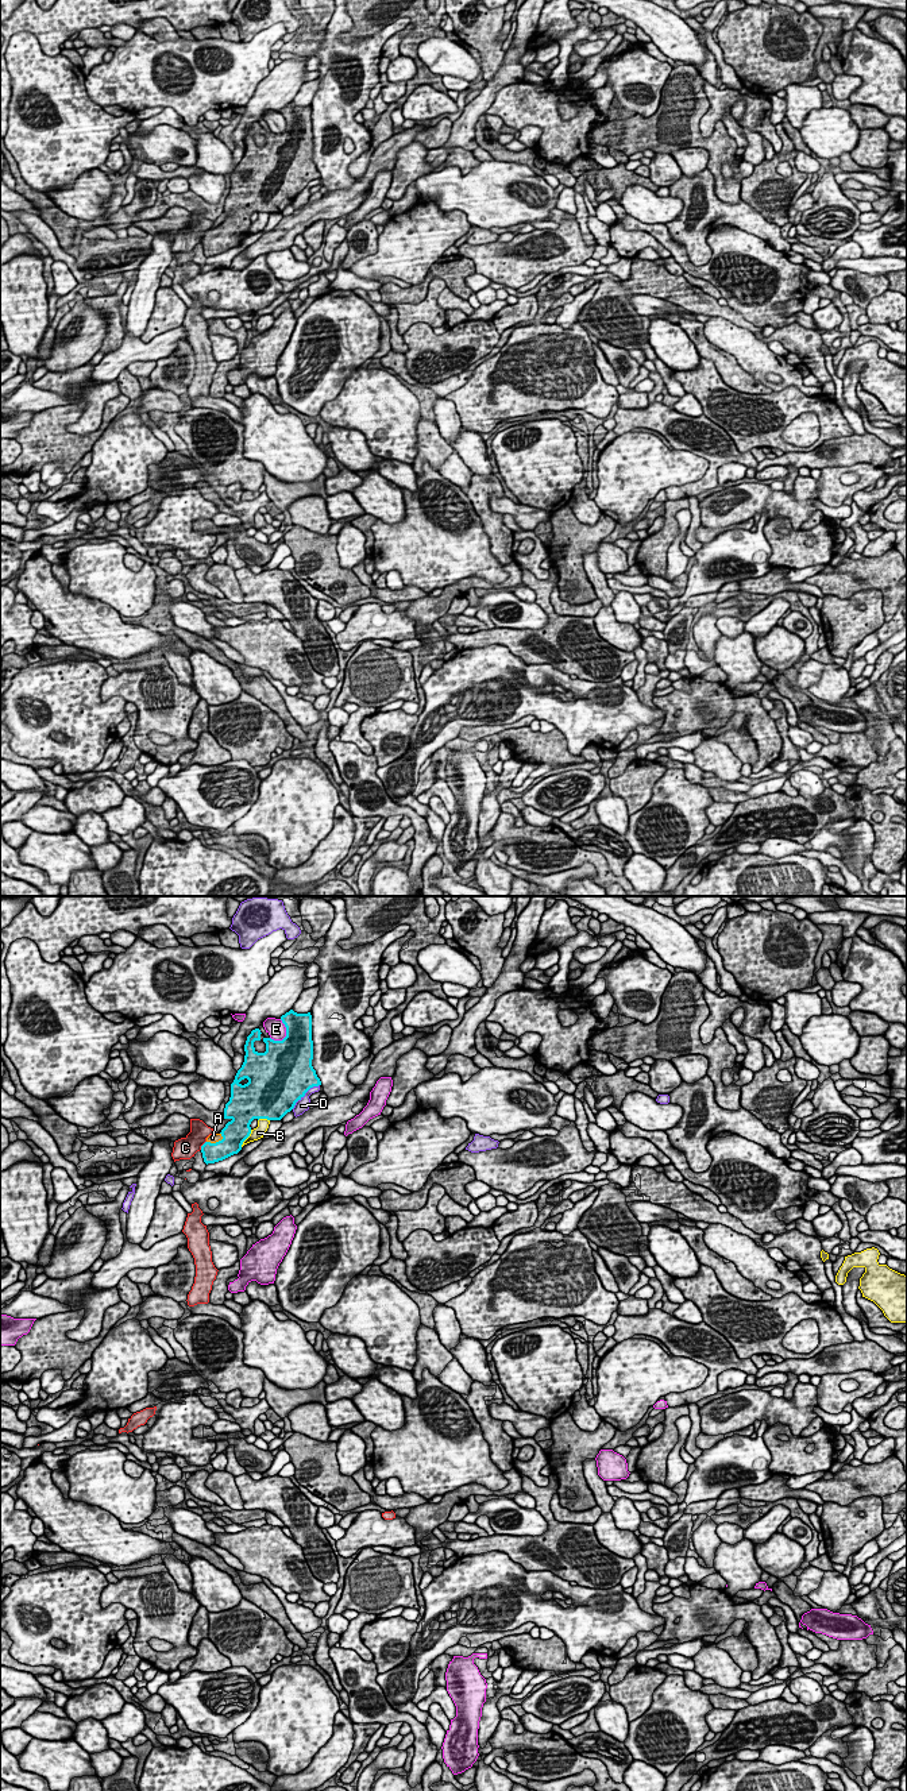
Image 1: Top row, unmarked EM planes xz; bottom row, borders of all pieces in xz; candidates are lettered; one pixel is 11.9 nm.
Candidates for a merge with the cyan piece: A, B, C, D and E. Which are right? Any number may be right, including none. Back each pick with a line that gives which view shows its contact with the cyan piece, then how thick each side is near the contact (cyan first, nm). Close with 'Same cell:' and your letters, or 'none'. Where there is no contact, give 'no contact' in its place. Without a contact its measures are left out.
A: xz | 300/100 nm
Same cell: A

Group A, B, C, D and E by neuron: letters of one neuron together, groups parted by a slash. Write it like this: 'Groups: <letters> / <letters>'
Groups: A / B / C / D / E

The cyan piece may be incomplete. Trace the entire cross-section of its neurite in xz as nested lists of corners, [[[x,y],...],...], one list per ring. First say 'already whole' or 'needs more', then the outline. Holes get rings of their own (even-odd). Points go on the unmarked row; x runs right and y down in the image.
needs more; [[[290,103],[281,113],[286,120],[282,134],[262,132],[259,121],[247,130],[244,155],[231,177],[231,190],[224,201],[224,212],[229,215],[201,239],[207,258],[238,247],[251,227],[254,212],[281,213],[310,181],[321,178],[312,159],[310,105]],[[260,132],[266,136],[265,146],[254,140]]]

